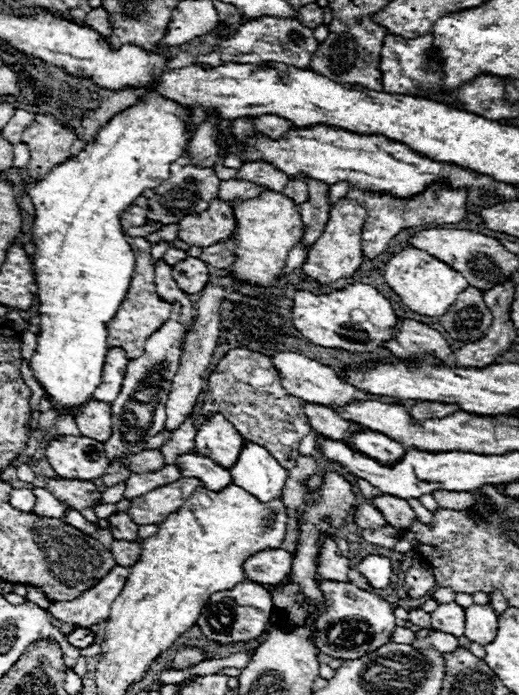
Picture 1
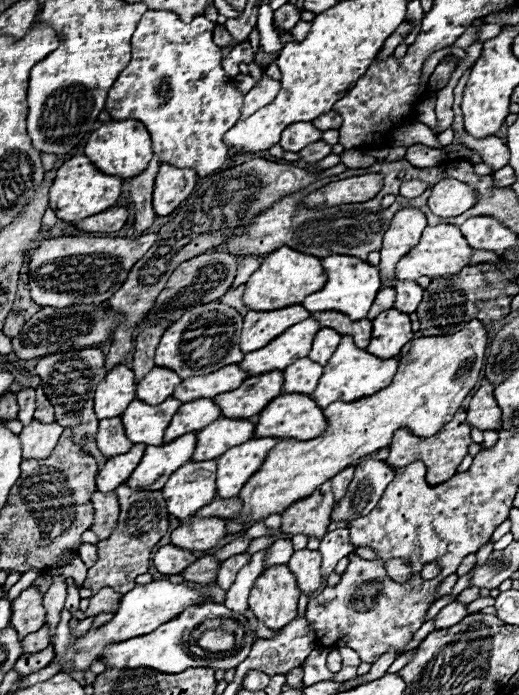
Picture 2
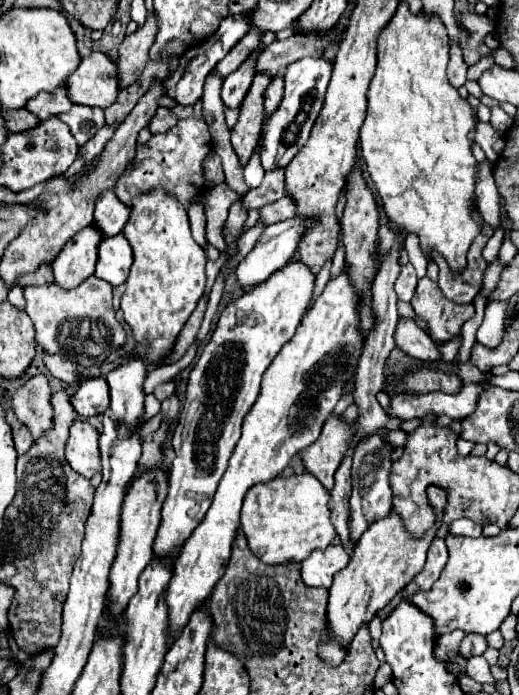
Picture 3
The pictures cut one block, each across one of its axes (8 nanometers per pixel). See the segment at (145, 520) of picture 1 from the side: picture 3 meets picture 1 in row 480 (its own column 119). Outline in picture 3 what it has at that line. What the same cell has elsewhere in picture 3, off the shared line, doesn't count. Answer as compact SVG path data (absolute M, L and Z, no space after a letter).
M188 118L180 120L174 128L170 128L164 134L154 134L144 146L136 146L136 160L128 164L128 172L116 180L116 198L124 204L130 204L130 200L142 192L148 192L152 188L164 188L172 192L180 204L190 206L190 200L196 194L204 192L204 172L202 172L202 160L210 154L210 132L202 118Z

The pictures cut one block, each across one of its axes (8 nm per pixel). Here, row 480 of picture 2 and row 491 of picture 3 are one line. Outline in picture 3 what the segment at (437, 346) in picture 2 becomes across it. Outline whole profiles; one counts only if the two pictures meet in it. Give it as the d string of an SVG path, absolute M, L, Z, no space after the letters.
M294 474L290 478L274 478L256 484L248 490L240 514L240 528L246 534L248 548L268 566L302 562L312 550L324 550L336 536L330 524L328 500L330 494L310 474Z

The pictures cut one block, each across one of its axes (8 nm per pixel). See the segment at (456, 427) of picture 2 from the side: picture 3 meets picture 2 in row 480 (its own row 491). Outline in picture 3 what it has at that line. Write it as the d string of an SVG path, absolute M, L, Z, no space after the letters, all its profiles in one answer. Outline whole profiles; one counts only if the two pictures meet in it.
M430 486L428 488L428 500L430 500L436 516L440 518L442 516L442 510L444 510L444 504L446 504L446 492L440 490L440 488L436 488L436 486Z

